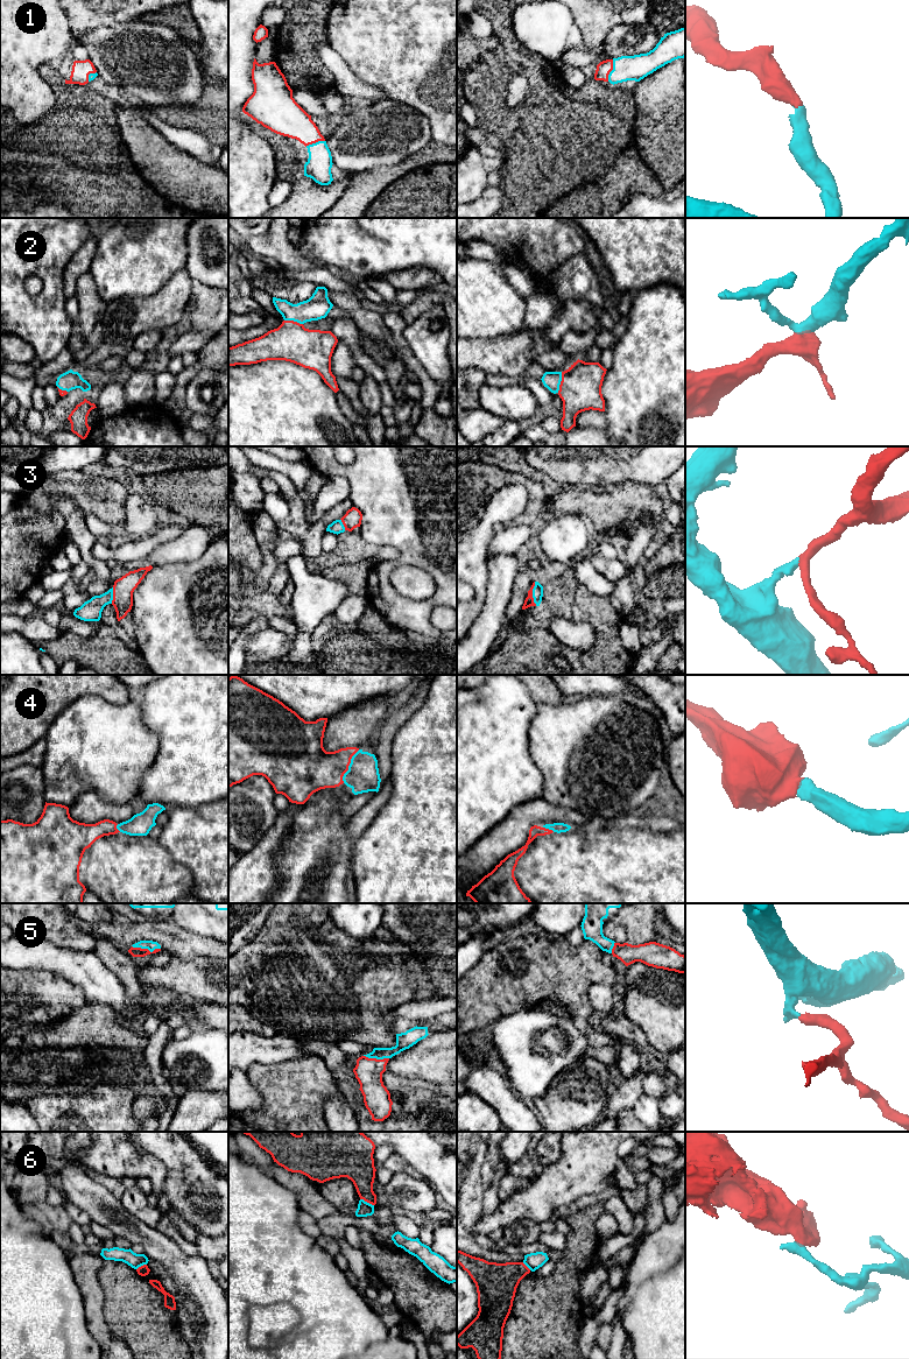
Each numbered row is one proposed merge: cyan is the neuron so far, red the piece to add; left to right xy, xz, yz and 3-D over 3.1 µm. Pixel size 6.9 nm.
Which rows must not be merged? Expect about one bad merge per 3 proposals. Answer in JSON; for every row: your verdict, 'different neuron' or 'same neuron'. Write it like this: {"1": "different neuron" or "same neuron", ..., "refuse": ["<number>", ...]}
{"1": "same neuron", "2": "same neuron", "3": "same neuron", "4": "same neuron", "5": "same neuron", "6": "different neuron", "refuse": ["6"]}

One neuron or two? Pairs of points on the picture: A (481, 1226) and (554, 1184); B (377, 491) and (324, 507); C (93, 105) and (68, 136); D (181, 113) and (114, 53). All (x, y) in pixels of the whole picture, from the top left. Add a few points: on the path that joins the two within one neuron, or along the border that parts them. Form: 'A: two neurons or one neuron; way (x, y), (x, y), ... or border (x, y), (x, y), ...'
A: one neuron; way (499, 1218), (520, 1205), (536, 1202)
B: two neurons; border (332, 476), (343, 476), (347, 480), (350, 498)
C: one neuron; way (85, 113), (83, 121), (76, 128)
D: two neurons; border (199, 98), (191, 104), (170, 104), (150, 107)

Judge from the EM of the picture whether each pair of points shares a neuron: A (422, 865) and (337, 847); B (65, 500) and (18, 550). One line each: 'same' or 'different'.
A: different
B: different

